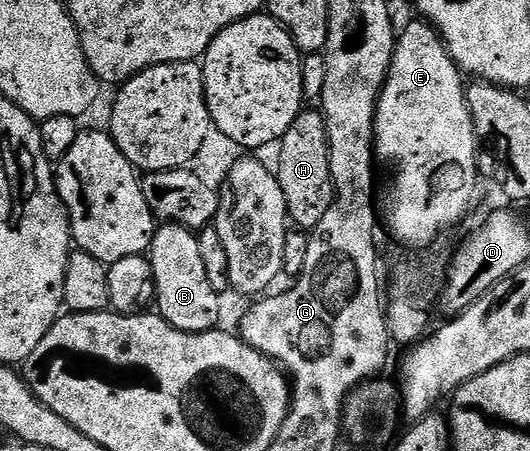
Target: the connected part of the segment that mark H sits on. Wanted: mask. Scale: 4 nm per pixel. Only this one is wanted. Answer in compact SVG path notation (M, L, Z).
M306 109L295 120L295 124L287 128L276 150L275 173L287 200L290 223L298 230L311 231L315 224L319 224L319 220L323 220L327 208L331 208L333 203L333 181L324 118L316 109Z

